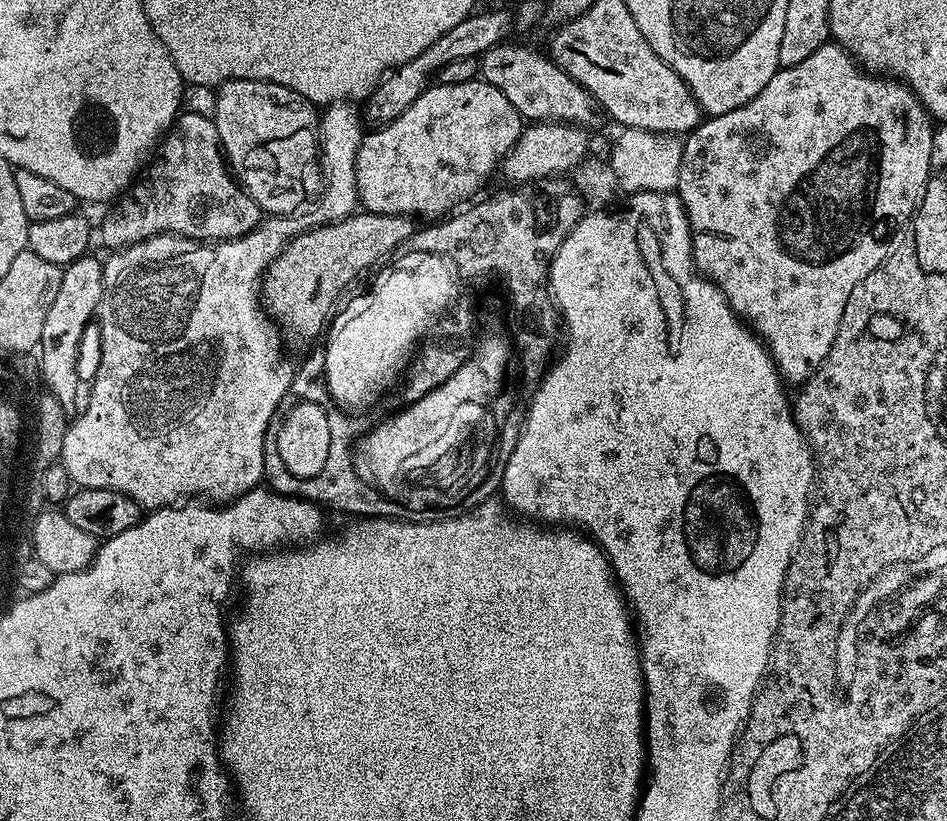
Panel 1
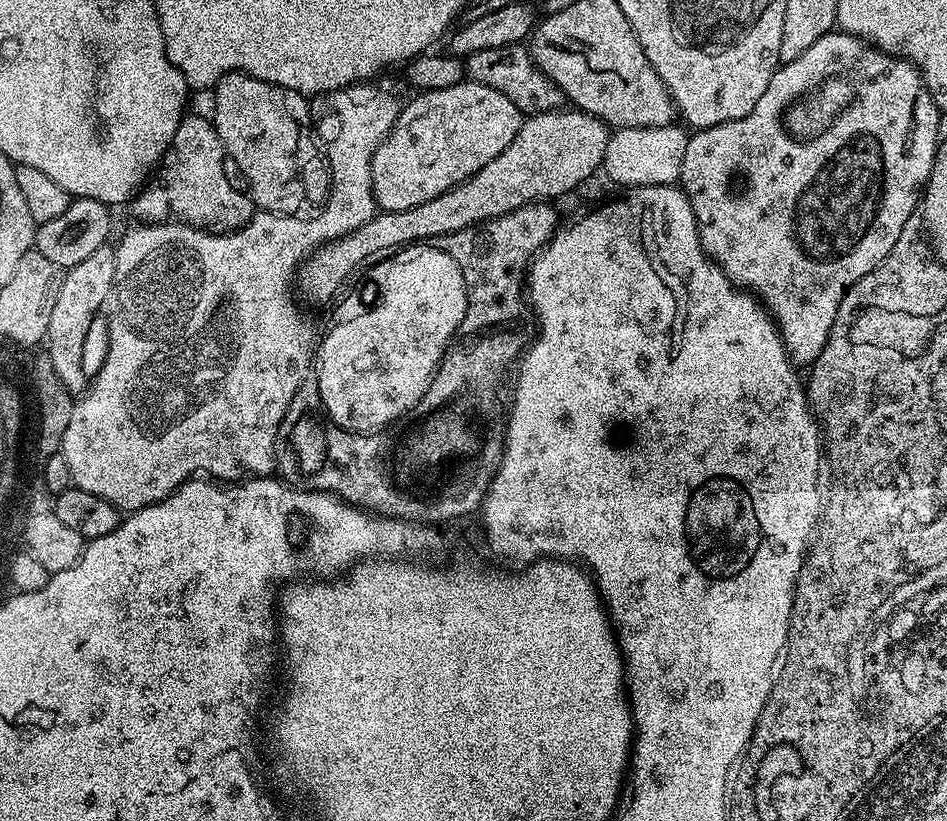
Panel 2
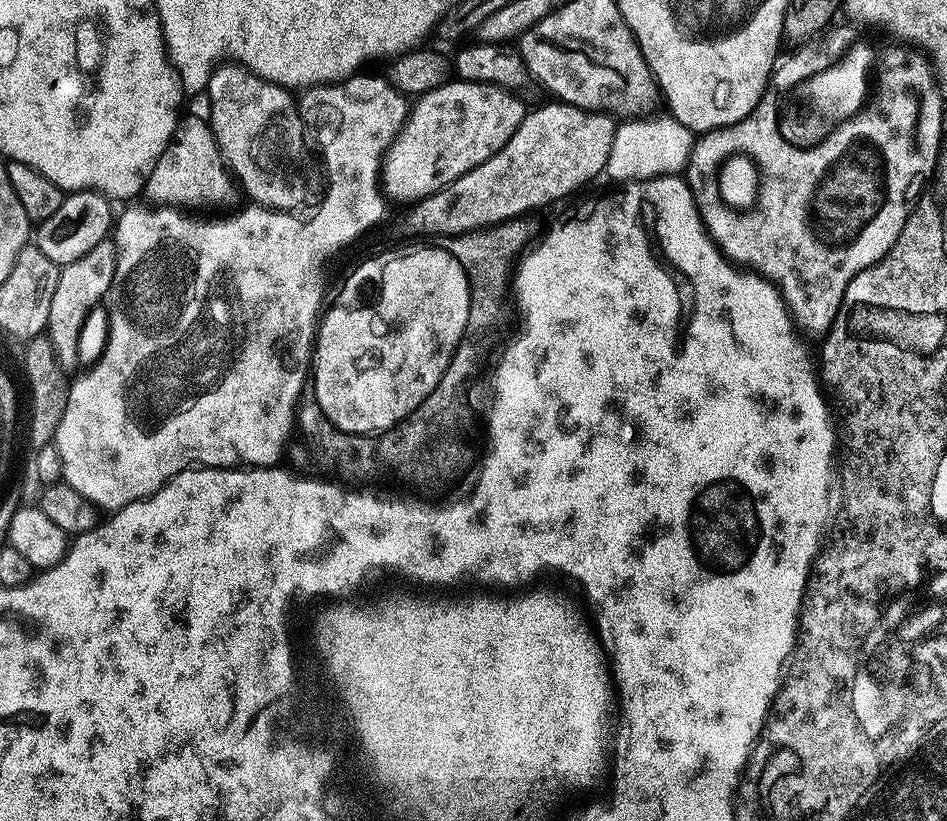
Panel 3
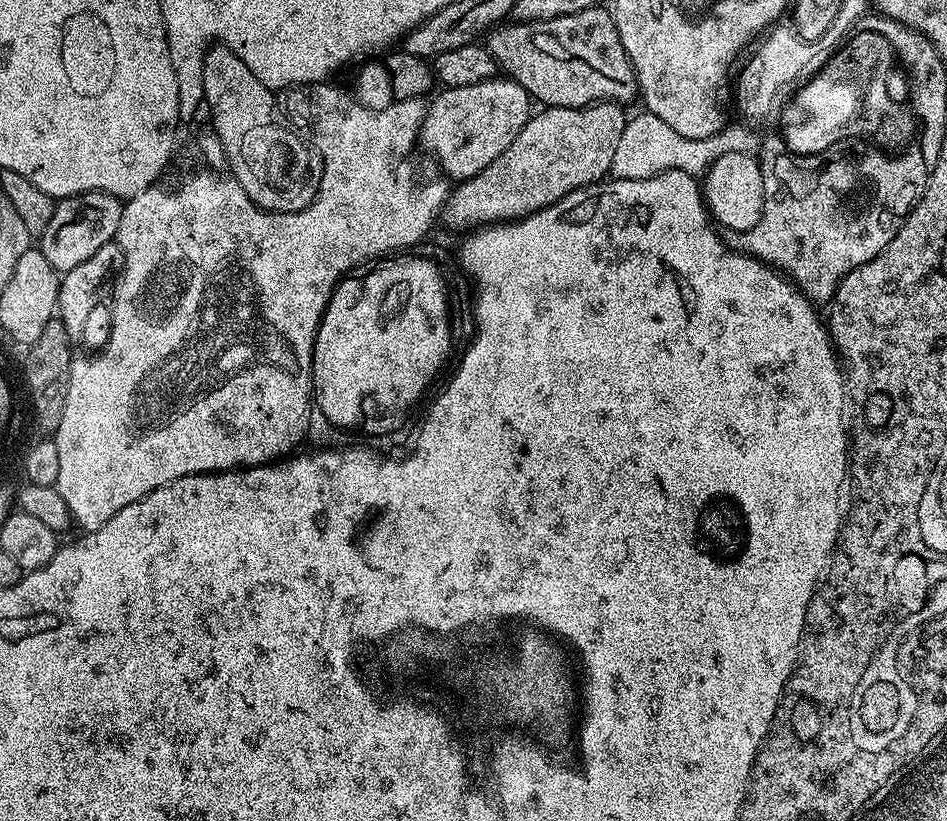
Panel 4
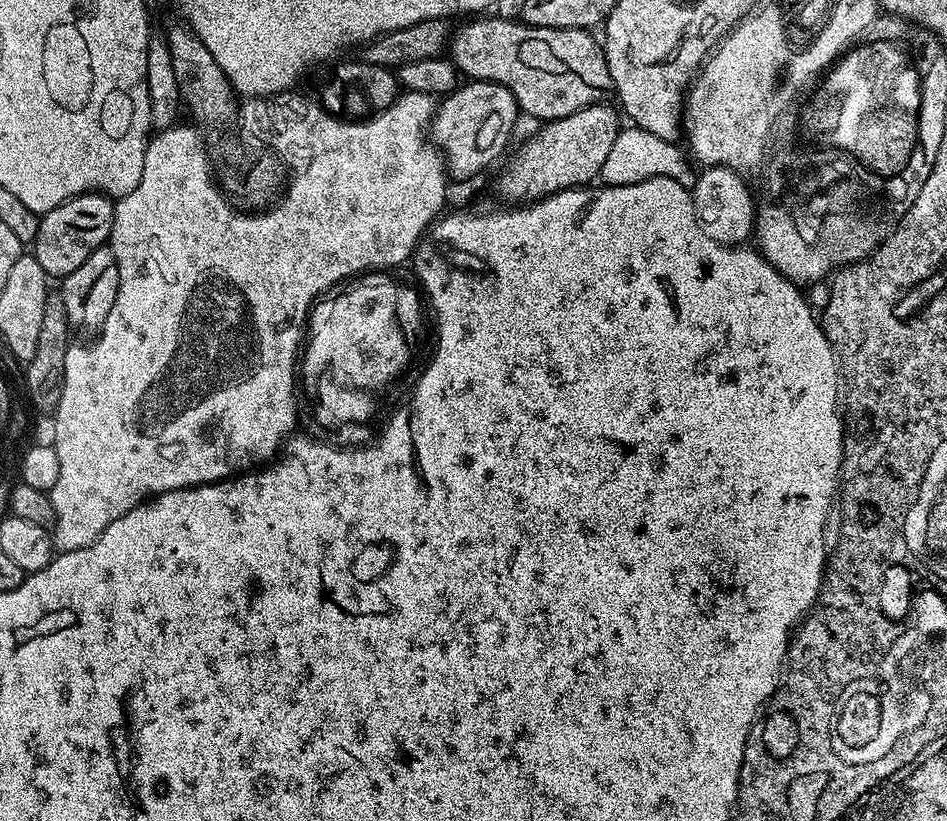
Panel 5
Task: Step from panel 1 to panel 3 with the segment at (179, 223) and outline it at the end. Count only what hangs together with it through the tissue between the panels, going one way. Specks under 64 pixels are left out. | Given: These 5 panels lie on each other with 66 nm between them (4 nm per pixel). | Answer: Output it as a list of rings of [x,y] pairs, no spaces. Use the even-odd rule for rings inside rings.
[[[185,115],[181,119],[174,130],[172,141],[150,174],[146,196],[156,200],[152,202],[157,205],[179,206],[184,210],[208,208],[211,204],[222,203],[232,192],[233,181],[224,157],[220,155],[220,148],[216,145],[212,125],[203,115],[200,116]]]

